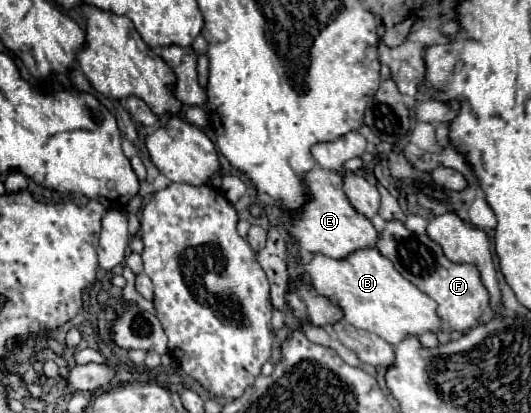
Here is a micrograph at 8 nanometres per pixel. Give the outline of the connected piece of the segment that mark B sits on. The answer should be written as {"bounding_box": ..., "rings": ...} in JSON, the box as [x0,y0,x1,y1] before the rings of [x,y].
{"bounding_box":[305,250,441,344],"rings":[[[357,250],[343,260],[333,260],[323,254],[313,254],[311,262],[305,264],[305,272],[313,288],[335,298],[343,308],[343,320],[355,328],[379,334],[389,344],[399,344],[407,336],[421,336],[425,332],[439,332],[441,318],[437,316],[437,302],[415,288],[399,270],[377,250]]]}

